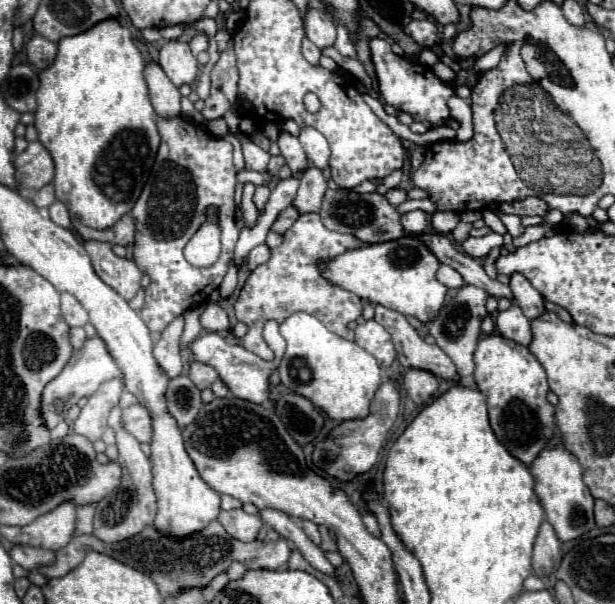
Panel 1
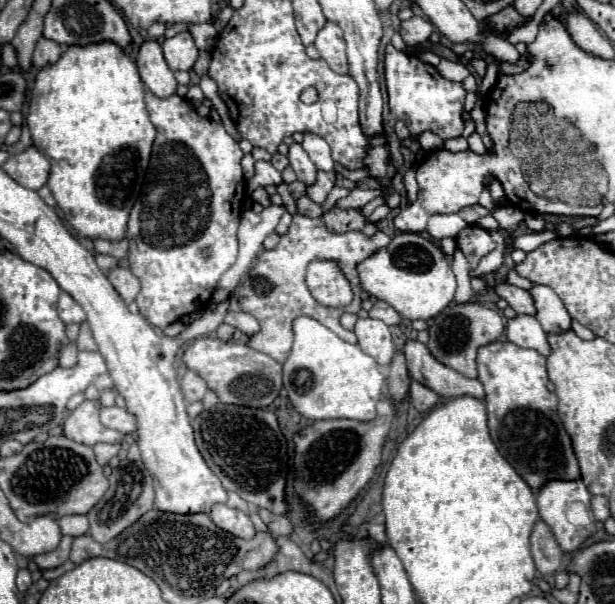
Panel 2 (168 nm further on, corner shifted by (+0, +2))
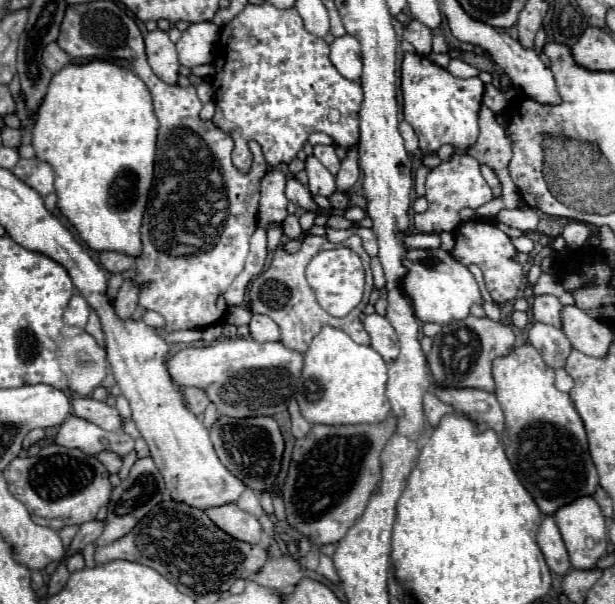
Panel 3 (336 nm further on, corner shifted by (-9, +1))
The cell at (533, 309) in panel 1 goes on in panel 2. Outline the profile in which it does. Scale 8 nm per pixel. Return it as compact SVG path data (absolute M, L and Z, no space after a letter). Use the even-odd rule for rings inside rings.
M534 285L528 291L534 299L536 319L546 333L562 333L562 331L570 329L570 315L566 311L564 303L560 301L560 297L550 287Z

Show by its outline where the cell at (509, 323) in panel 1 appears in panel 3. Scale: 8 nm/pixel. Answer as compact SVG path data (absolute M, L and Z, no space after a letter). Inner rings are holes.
M535 322L531 326L529 344L539 350L539 354L545 360L545 364L549 368L553 368L553 370L565 368L567 356L573 350L571 342L567 340L567 336L559 328L549 326L549 324L541 324L541 322Z

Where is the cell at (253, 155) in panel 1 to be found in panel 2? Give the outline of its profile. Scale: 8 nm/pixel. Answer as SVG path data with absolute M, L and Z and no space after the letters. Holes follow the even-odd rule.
M256 161L256 173L250 181L246 181L246 189L248 189L248 193L252 193L256 187L278 185L280 181L282 181L280 173L268 161Z

